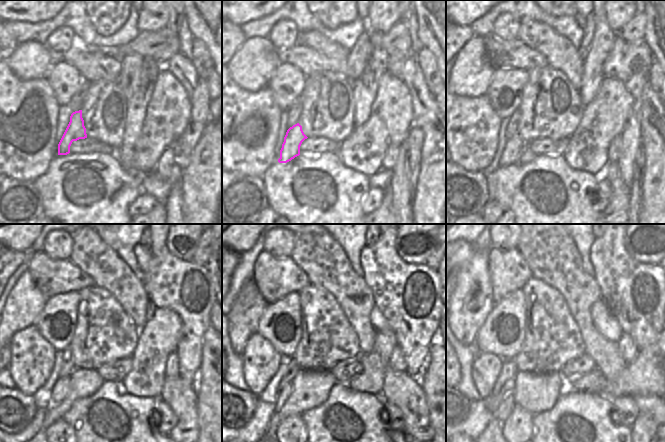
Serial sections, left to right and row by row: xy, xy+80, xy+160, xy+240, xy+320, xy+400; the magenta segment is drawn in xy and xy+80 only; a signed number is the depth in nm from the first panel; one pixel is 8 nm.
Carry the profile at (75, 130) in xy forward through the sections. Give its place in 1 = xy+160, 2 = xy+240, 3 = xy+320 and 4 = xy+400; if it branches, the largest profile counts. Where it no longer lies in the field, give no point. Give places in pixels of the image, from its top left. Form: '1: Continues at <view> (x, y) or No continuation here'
1: Continues at xy+160 (515, 146)
2: Continues at xy+240 (61, 388)
3: Continues at xy+320 (283, 395)
4: Continues at xy+400 (507, 404)

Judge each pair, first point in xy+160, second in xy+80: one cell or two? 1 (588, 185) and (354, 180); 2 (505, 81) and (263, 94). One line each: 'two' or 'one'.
1: one
2: two

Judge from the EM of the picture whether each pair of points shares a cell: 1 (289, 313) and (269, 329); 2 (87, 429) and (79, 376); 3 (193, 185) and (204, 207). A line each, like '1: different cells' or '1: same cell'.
1: same cell
2: different cells
3: same cell

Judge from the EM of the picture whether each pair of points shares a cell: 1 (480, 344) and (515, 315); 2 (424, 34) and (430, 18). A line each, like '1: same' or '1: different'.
1: same
2: same

